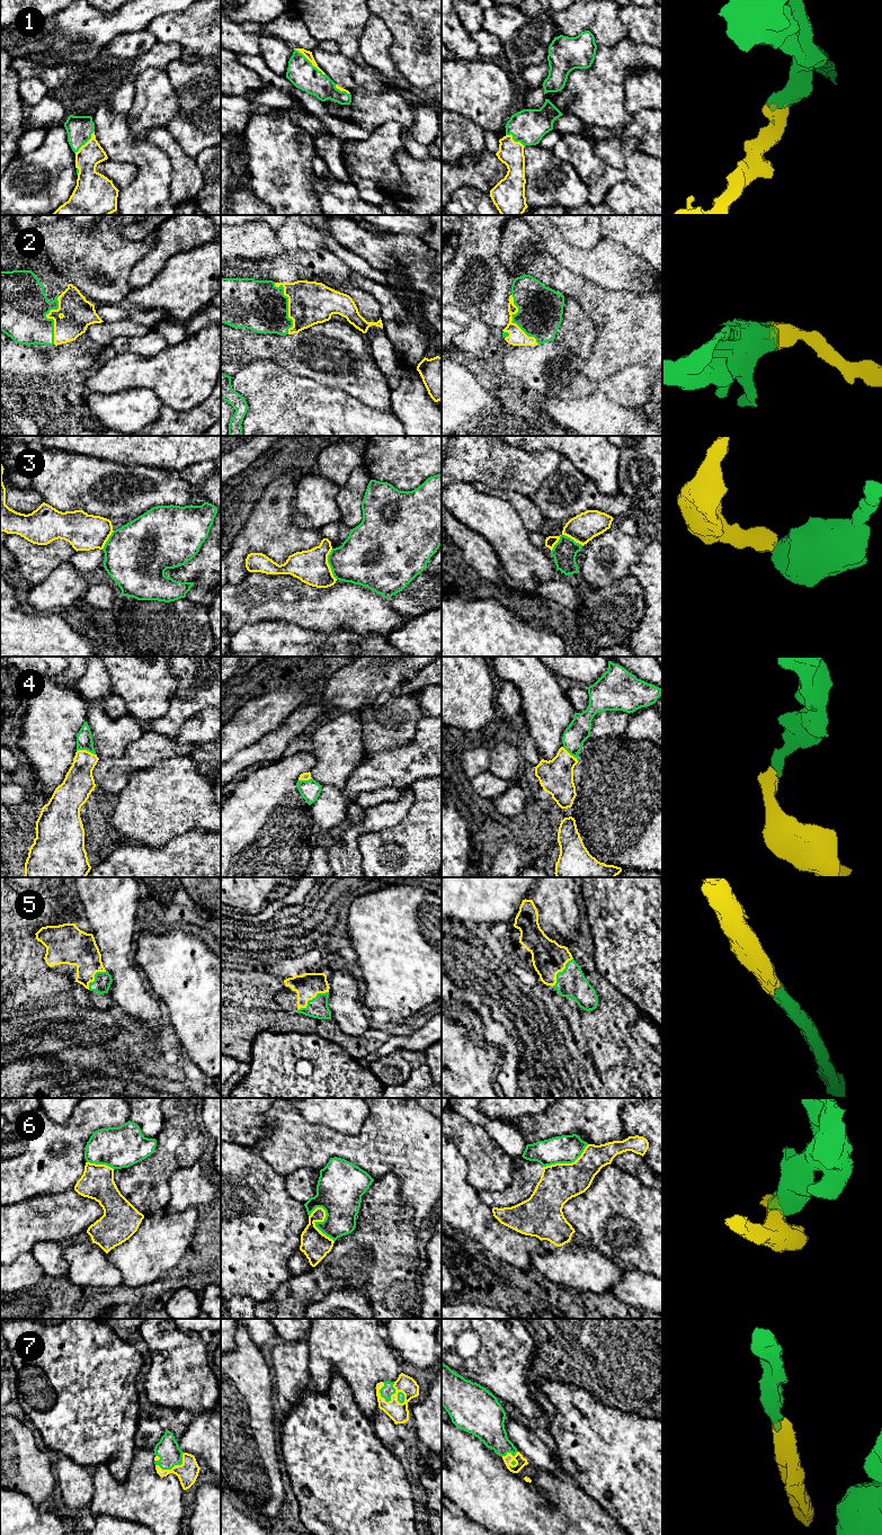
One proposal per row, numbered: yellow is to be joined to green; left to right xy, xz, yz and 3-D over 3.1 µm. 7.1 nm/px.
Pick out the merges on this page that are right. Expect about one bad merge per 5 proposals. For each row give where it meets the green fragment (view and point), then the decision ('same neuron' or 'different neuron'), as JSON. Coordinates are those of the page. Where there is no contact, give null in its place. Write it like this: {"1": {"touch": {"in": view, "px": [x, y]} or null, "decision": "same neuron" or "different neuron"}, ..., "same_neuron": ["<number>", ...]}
{"1": {"touch": {"in": "xz", "px": [310, 62]}, "decision": "same neuron"}, "2": {"touch": {"in": "xz", "px": [287, 305]}, "decision": "same neuron"}, "3": {"touch": {"in": "yz", "px": [563, 535]}, "decision": "different neuron"}, "4": {"touch": {"in": "xy", "px": [86, 749]}, "decision": "same neuron"}, "5": {"touch": {"in": "xz", "px": [312, 999]}, "decision": "same neuron"}, "6": {"touch": {"in": "xz", "px": [318, 1222]}, "decision": "different neuron"}, "7": {"touch": {"in": "xz", "px": [390, 1399]}, "decision": "same neuron"}, "same_neuron": ["1", "2", "4", "5", "7"]}

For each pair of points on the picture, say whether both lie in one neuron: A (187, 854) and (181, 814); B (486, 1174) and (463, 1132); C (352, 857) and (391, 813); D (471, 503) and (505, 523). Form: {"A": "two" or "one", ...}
{"A": "two", "B": "one", "C": "one", "D": "one"}

